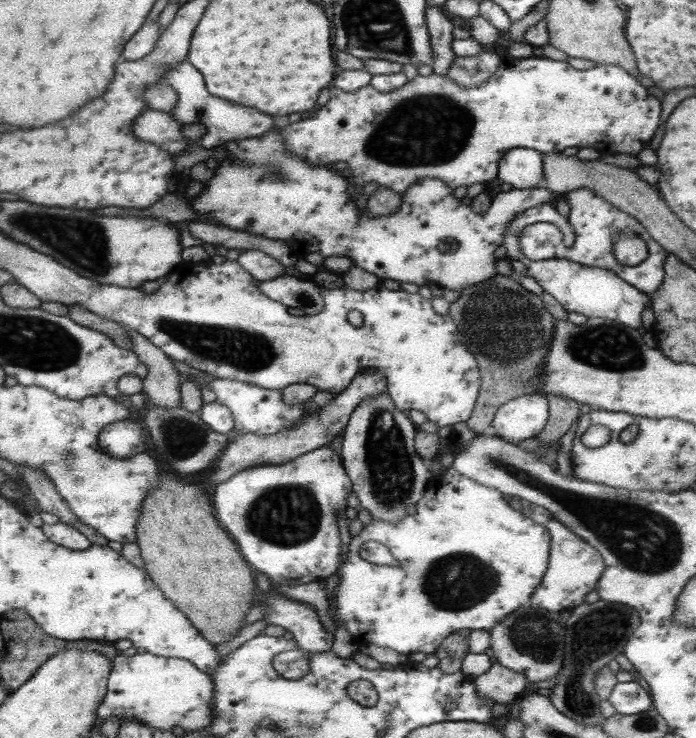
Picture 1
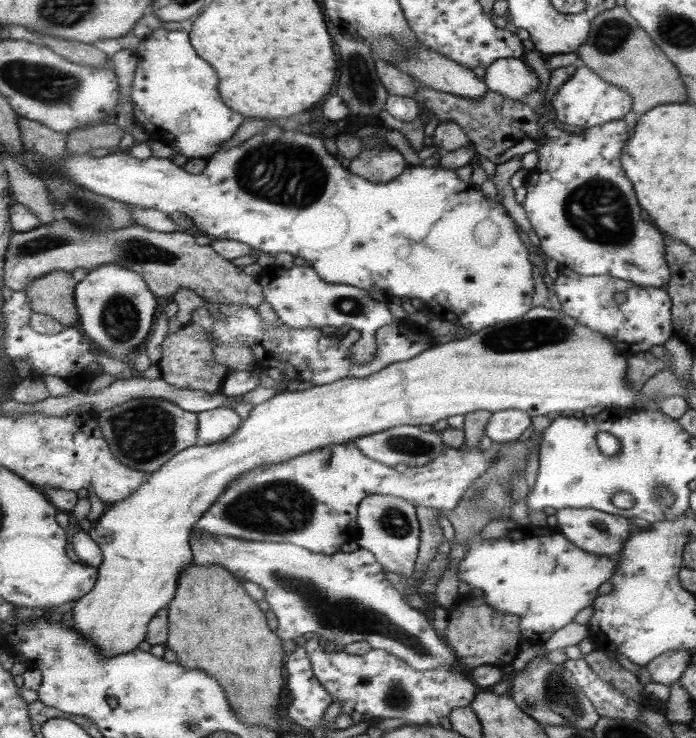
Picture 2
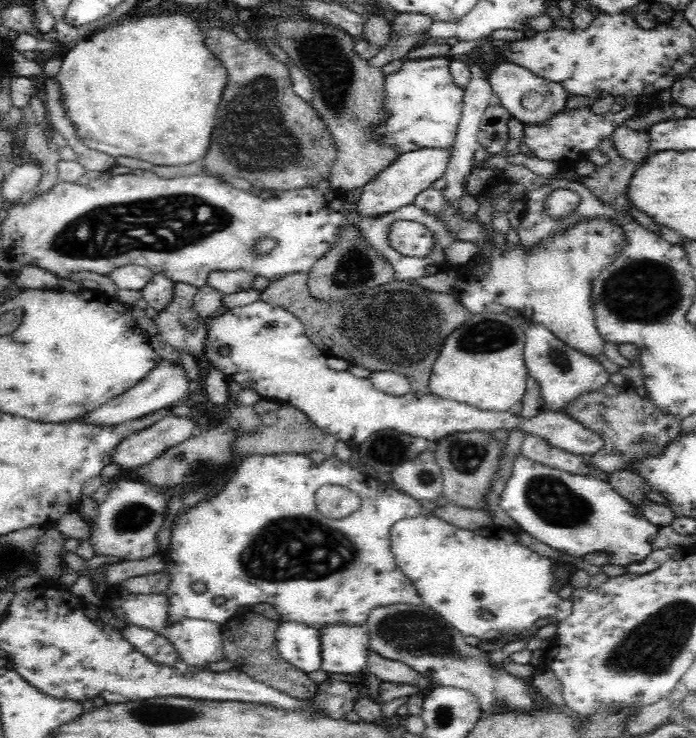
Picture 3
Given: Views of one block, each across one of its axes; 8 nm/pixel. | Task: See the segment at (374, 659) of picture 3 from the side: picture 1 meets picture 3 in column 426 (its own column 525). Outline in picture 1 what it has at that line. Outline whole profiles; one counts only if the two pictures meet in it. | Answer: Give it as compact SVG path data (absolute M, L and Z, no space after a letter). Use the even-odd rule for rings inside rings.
M494 660L493 667L482 676L475 677L482 697L494 699L494 703L510 706L528 686L526 677Z

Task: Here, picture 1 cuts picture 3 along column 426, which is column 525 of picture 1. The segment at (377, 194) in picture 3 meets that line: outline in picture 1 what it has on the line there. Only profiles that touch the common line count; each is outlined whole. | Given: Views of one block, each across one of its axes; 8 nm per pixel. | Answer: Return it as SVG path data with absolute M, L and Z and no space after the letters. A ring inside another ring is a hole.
M529 148L510 149L500 160L500 172L498 178L508 184L512 184L514 189L524 190L536 186L543 176L544 154Z

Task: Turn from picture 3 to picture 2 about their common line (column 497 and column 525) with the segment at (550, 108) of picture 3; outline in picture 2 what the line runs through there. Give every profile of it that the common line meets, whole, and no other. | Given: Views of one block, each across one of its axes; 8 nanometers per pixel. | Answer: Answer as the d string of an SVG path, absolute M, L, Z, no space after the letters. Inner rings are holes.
M499 58L486 68L485 79L490 90L516 101L538 90L540 84L538 74L521 58Z

